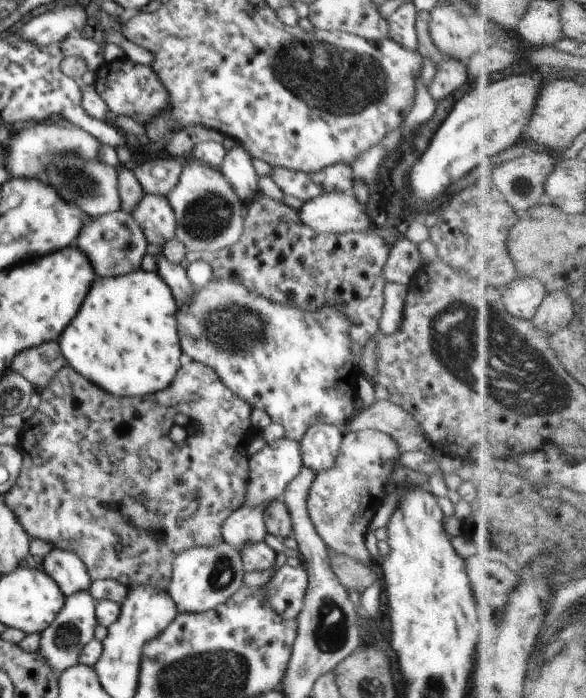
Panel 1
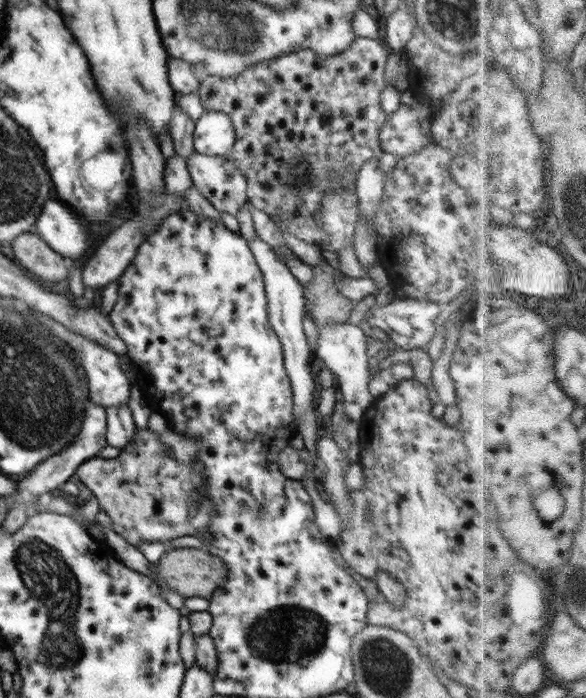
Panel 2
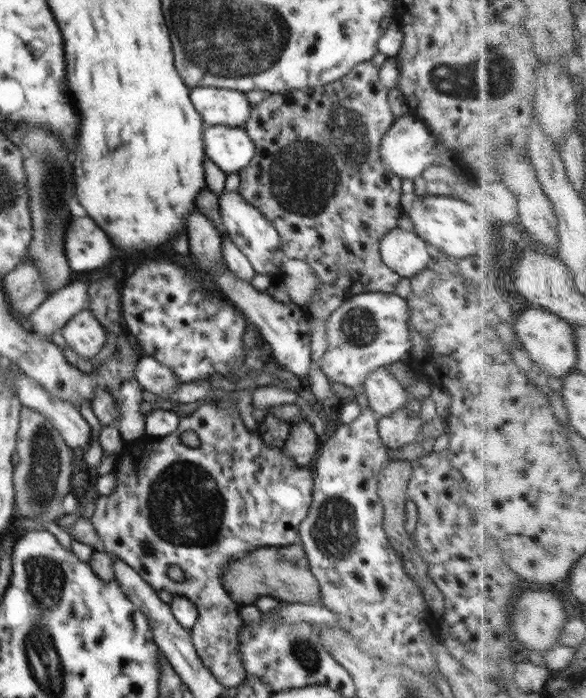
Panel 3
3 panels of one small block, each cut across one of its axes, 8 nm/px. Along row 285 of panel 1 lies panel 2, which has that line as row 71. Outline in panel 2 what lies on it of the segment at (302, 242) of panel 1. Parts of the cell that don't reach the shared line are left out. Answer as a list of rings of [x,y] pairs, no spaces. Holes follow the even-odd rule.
[[[358,37],[346,48],[341,54],[332,56],[318,55],[312,50],[297,50],[289,54],[282,54],[274,59],[264,59],[260,63],[248,65],[238,77],[224,78],[209,75],[200,85],[199,97],[204,107],[204,112],[222,112],[225,113],[235,126],[236,141],[230,148],[227,159],[231,160],[246,177],[247,196],[251,208],[260,209],[270,216],[277,216],[285,223],[288,232],[294,234],[300,240],[304,240],[309,244],[318,244],[318,241],[324,237],[328,239],[330,234],[326,234],[326,230],[322,230],[322,224],[318,222],[320,215],[320,207],[322,207],[322,197],[328,193],[328,189],[354,189],[356,186],[356,178],[358,171],[362,169],[364,163],[368,163],[370,159],[378,159],[384,153],[380,145],[380,129],[387,120],[387,115],[382,111],[380,105],[380,95],[386,87],[386,62],[389,58],[389,51],[385,48],[381,41],[372,38]]]

